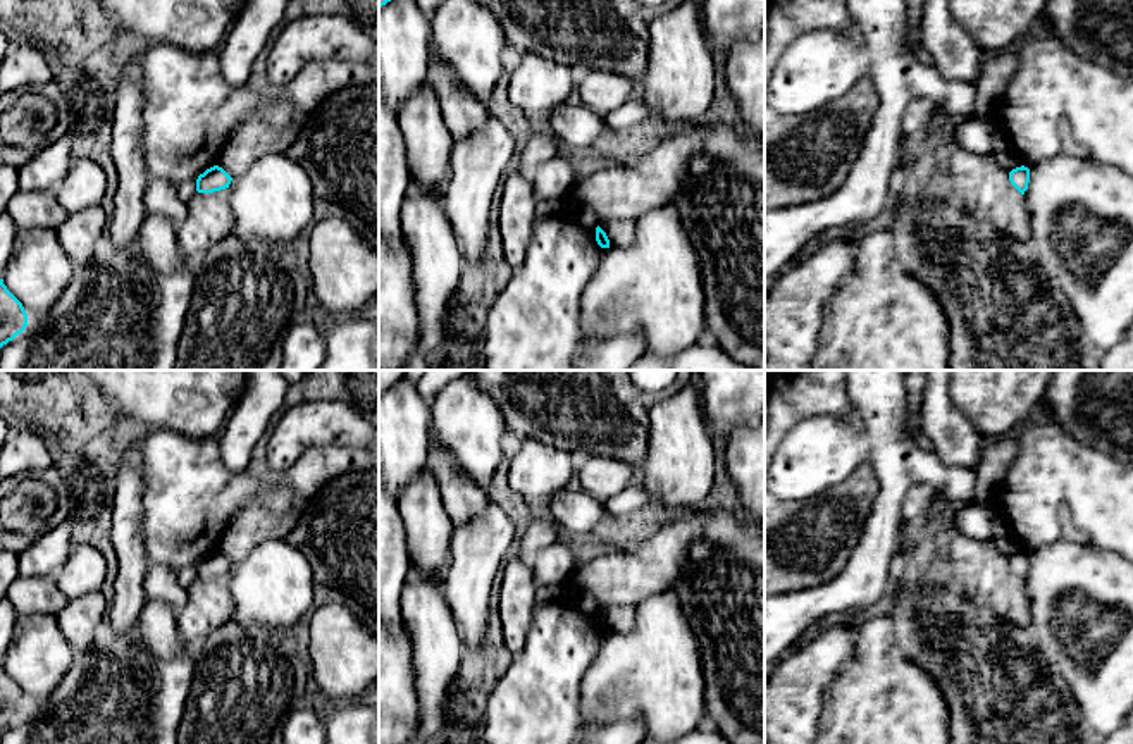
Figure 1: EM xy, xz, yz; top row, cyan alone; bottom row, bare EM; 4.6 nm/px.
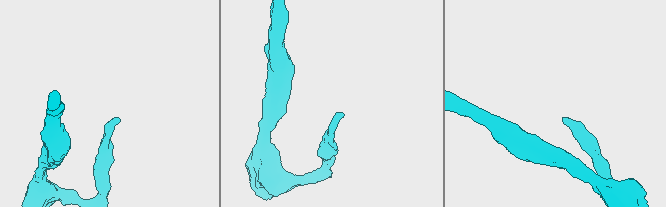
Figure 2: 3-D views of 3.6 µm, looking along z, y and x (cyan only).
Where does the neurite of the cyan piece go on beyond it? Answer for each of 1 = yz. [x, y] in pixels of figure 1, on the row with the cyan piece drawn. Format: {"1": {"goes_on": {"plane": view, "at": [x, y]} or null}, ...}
{"1": {"goes_on": null}}

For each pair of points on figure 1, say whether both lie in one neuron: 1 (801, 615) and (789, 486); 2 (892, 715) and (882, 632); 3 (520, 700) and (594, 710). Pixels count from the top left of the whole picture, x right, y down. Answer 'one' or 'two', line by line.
1: one
2: one
3: two

